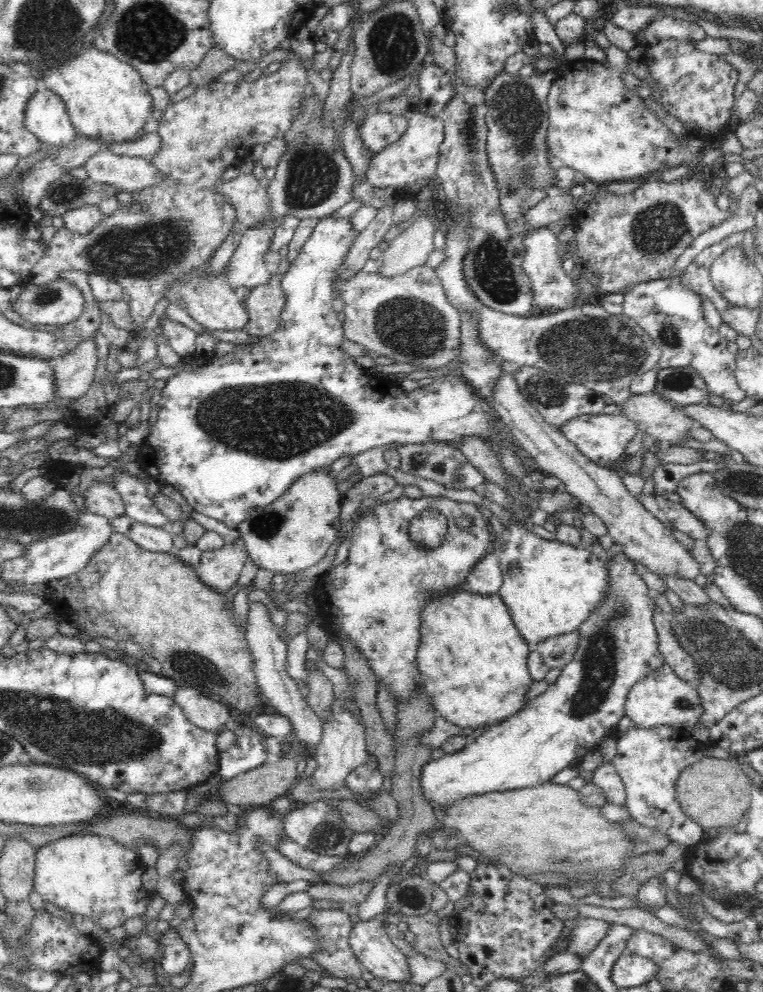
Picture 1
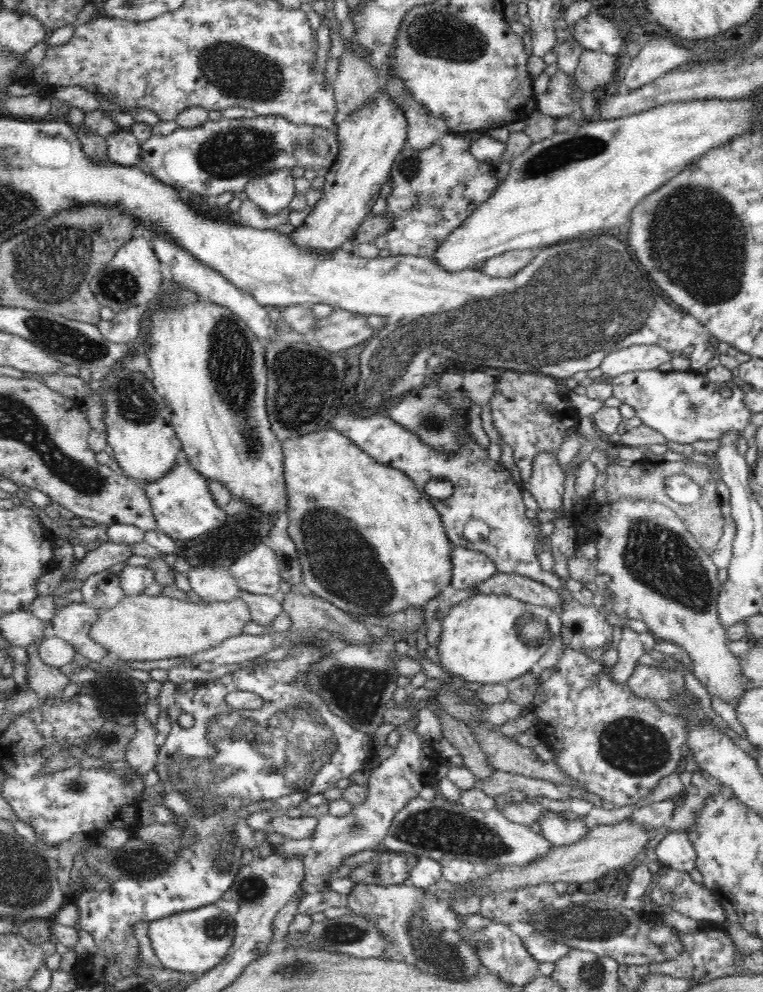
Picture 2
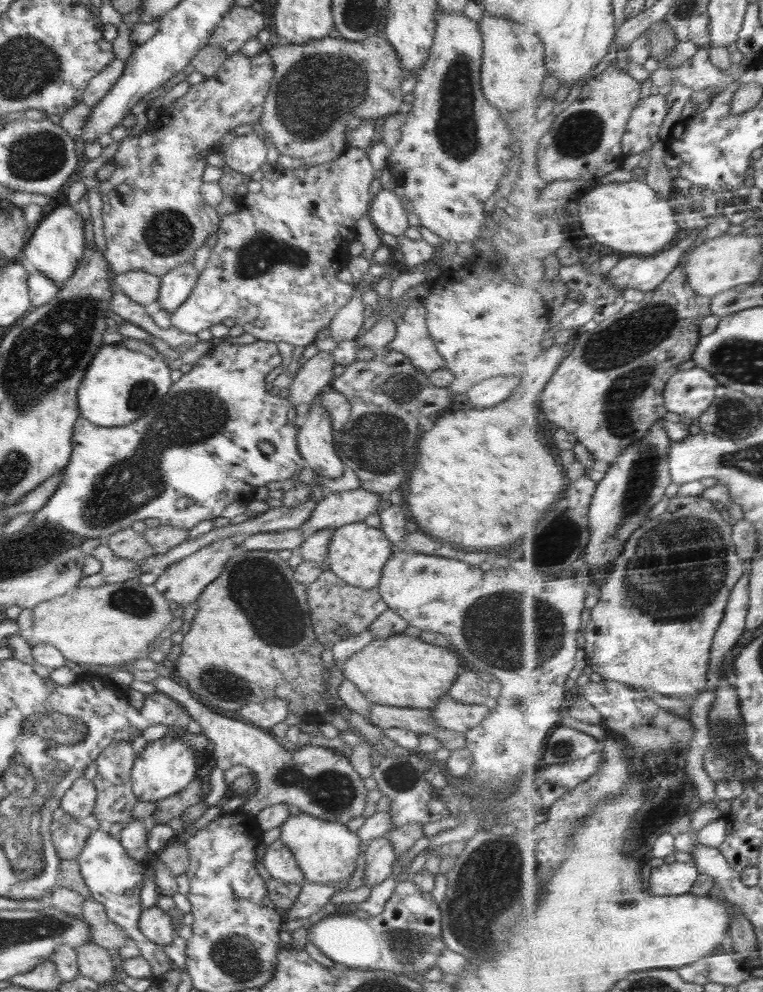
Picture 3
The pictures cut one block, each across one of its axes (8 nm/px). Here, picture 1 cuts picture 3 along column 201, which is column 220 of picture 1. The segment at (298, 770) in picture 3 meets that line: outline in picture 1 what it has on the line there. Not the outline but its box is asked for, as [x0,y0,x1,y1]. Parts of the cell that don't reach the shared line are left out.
[173,686,230,734]

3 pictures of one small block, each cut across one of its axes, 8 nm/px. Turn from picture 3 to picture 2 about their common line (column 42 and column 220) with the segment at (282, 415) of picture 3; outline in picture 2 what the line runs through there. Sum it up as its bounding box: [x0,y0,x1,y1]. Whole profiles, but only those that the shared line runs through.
[141,455,226,542]

